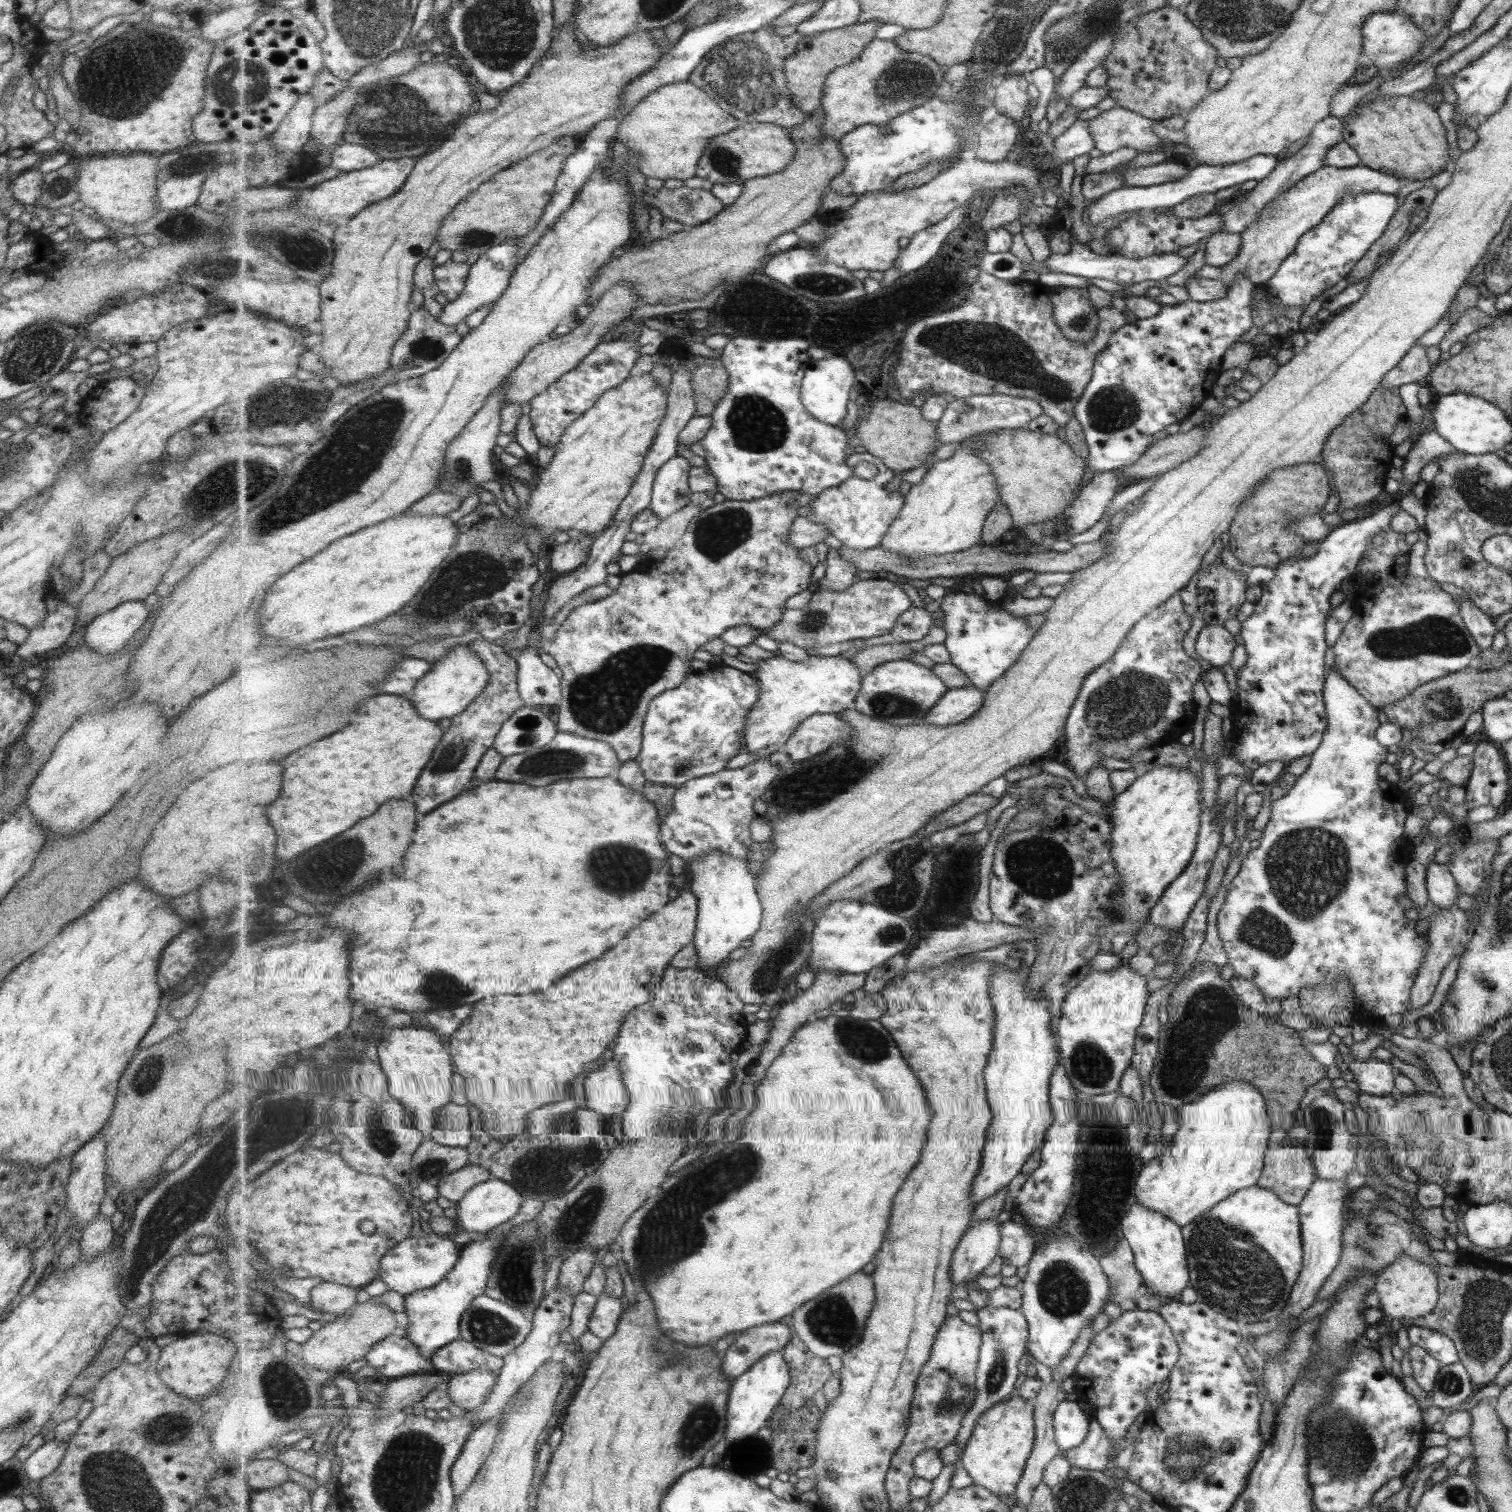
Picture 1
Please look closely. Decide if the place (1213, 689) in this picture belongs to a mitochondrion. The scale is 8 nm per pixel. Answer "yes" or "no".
no

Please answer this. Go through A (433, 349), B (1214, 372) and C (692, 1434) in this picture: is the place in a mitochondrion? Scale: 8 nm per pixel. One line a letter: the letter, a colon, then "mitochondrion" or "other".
A: other
B: other
C: mitochondrion

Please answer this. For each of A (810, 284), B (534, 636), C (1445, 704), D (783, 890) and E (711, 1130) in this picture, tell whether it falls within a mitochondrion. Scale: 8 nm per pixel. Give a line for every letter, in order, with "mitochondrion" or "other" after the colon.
A: other
B: other
C: mitochondrion
D: other
E: other

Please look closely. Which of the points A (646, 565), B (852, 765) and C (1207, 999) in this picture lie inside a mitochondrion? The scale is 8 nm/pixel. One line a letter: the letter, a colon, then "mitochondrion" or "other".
A: other
B: mitochondrion
C: mitochondrion

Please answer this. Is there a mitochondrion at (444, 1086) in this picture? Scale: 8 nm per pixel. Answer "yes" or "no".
no

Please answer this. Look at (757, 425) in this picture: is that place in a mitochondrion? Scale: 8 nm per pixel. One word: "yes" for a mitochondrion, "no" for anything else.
yes

